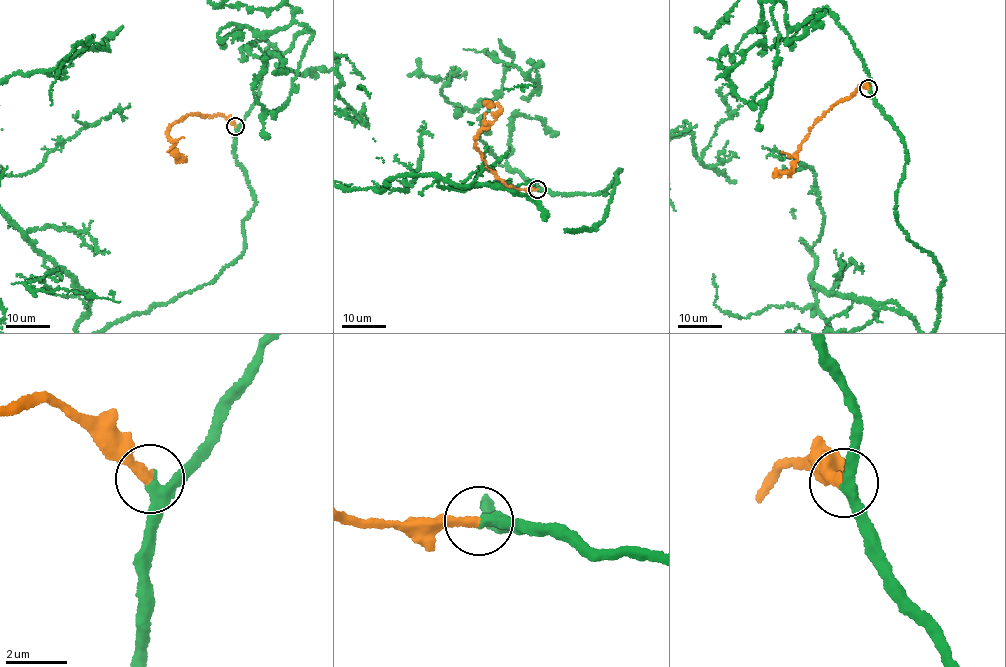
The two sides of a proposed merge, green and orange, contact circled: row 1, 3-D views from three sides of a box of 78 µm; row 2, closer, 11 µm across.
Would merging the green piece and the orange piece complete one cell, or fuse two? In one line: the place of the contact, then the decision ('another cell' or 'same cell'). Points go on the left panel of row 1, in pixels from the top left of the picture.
(235, 126) | same cell

